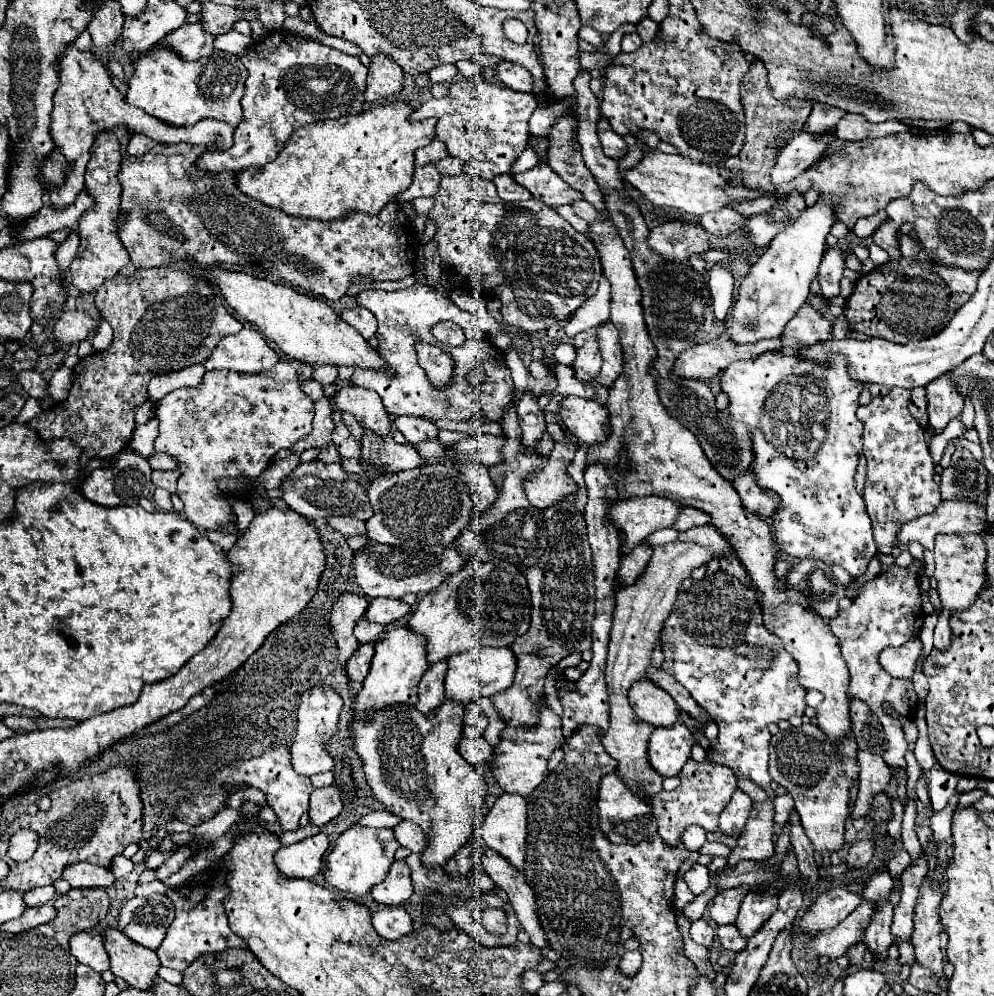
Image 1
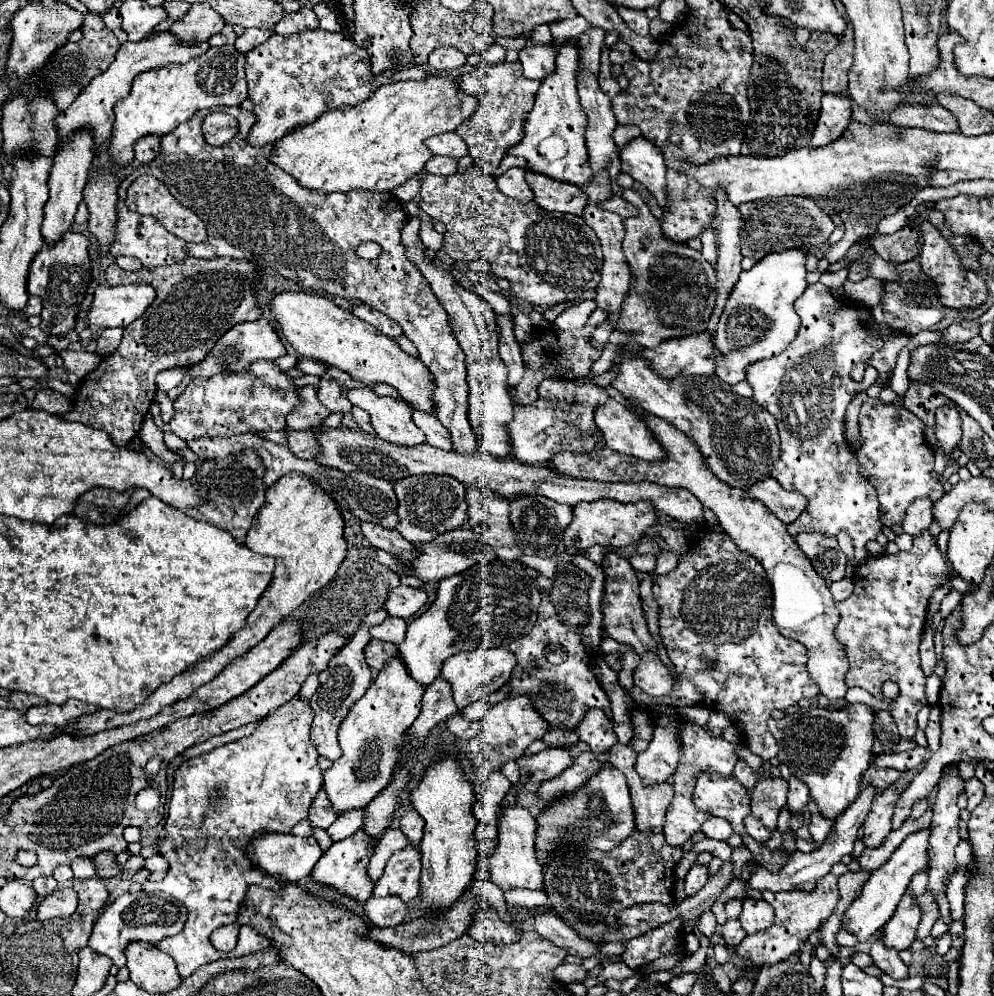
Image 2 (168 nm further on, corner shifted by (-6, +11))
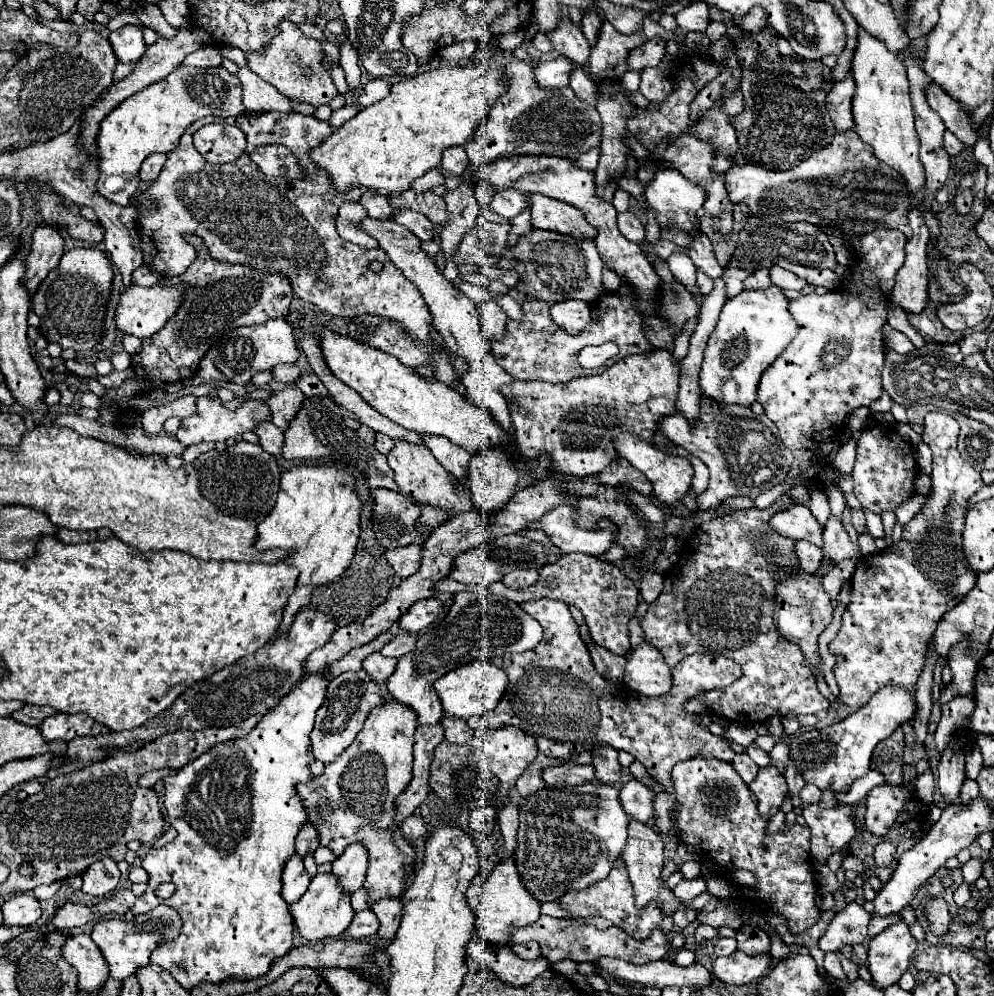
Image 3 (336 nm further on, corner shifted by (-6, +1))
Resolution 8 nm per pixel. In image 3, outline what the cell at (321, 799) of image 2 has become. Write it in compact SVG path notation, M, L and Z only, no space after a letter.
M305 824L295 838L295 852L301 858L305 858L307 854L313 854L317 848L319 848L319 832L313 824Z

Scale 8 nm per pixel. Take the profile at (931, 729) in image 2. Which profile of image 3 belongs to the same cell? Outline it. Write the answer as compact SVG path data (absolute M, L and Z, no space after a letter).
M961 642L957 648L953 648L953 658L951 658L949 666L953 672L953 682L951 682L951 686L943 688L941 704L953 700L957 694L973 694L975 692L977 662L973 662L973 658L969 658L969 654L965 650L965 642Z

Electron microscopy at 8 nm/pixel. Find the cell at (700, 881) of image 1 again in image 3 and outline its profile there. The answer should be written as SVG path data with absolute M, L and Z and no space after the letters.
M683 906L683 908L681 908L679 912L675 912L675 916L673 916L673 922L675 922L675 926L679 926L679 928L689 926L693 920L695 920L695 910L691 910L689 906Z

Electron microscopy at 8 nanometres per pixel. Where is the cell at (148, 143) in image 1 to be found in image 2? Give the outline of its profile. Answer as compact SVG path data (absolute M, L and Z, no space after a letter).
M143 136L143 140L135 142L135 160L141 164L151 162L159 154L161 136Z

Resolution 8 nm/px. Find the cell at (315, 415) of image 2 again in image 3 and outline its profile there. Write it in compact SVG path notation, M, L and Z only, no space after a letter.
M287 386L283 390L277 390L273 392L267 400L267 406L271 410L271 422L285 430L287 424L291 422L291 418L297 414L295 410L299 410L301 402L303 402L303 392L297 388L297 386Z

